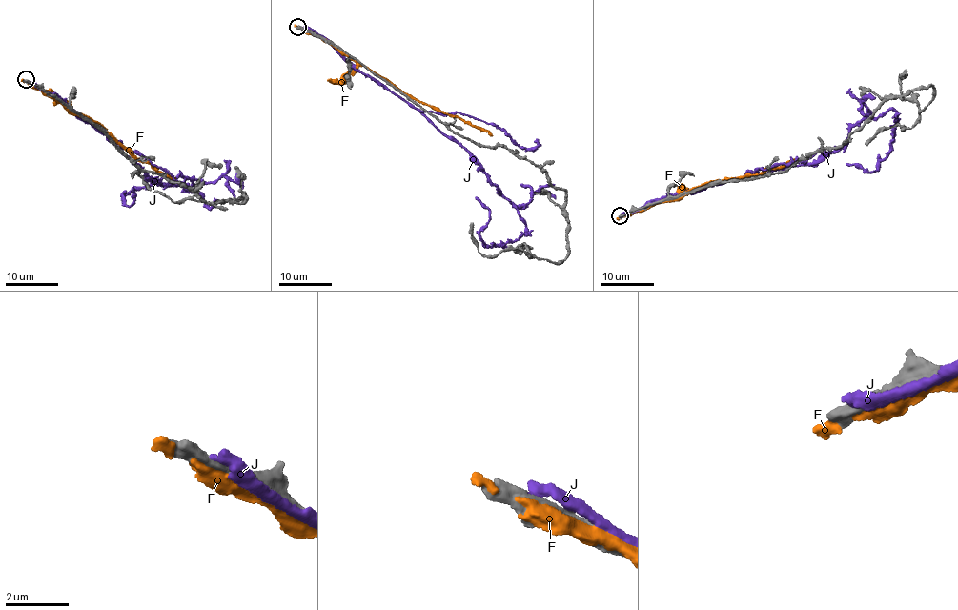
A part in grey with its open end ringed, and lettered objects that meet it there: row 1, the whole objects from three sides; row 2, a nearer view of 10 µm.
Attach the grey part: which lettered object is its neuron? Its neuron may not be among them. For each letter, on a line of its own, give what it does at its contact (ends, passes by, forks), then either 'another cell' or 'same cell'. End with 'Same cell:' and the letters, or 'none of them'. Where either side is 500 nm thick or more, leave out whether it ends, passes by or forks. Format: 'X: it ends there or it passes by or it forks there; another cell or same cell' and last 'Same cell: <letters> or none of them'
F: another cell
J: it ends there; another cell
Same cell: none of them

